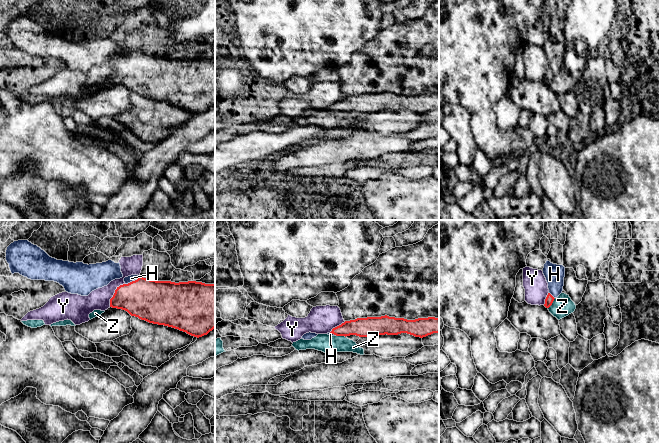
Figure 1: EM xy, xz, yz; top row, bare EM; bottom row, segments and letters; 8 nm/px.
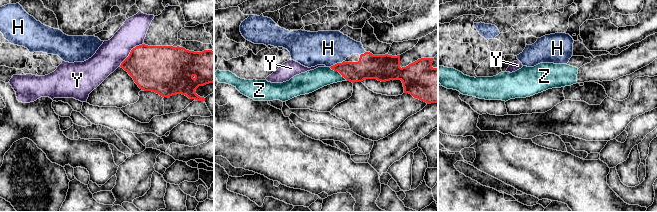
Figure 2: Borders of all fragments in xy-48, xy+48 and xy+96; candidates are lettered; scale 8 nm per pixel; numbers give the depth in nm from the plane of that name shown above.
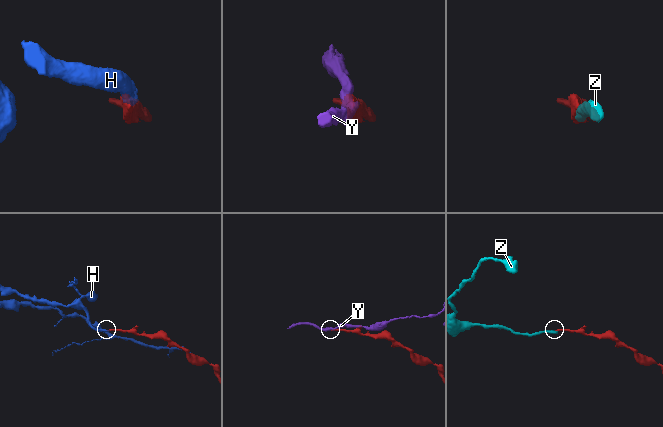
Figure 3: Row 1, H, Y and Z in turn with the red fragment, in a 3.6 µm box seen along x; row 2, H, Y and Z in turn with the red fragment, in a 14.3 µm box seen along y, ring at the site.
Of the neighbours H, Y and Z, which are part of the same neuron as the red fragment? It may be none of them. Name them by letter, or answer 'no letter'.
H

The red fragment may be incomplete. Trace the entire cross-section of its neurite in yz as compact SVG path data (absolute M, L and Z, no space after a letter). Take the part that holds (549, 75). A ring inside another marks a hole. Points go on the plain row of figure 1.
M547 36L544 40L543 50L546 54L549 65L544 82L549 84L554 75L557 74L563 67L565 43L563 41L553 40Z

